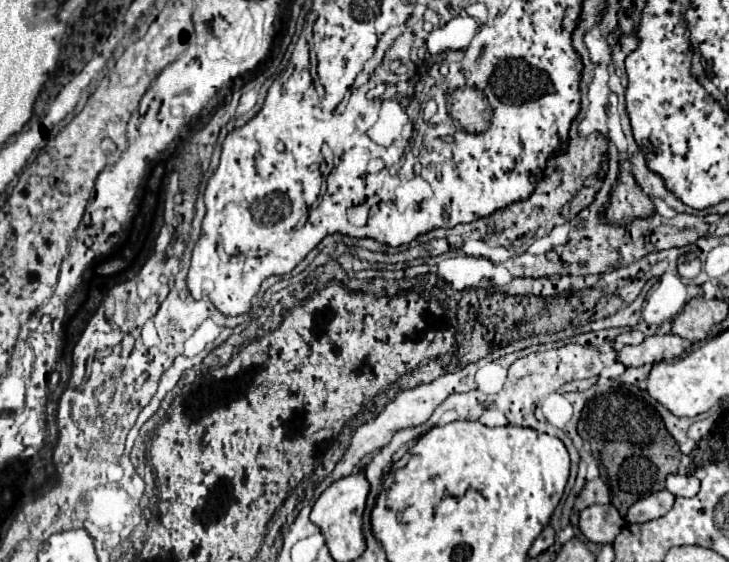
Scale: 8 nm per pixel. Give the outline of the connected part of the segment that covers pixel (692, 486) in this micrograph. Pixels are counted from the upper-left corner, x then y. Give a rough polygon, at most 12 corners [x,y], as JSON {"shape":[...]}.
{"shape":[[667,476],[667,490],[673,496],[695,496],[695,476]]}

